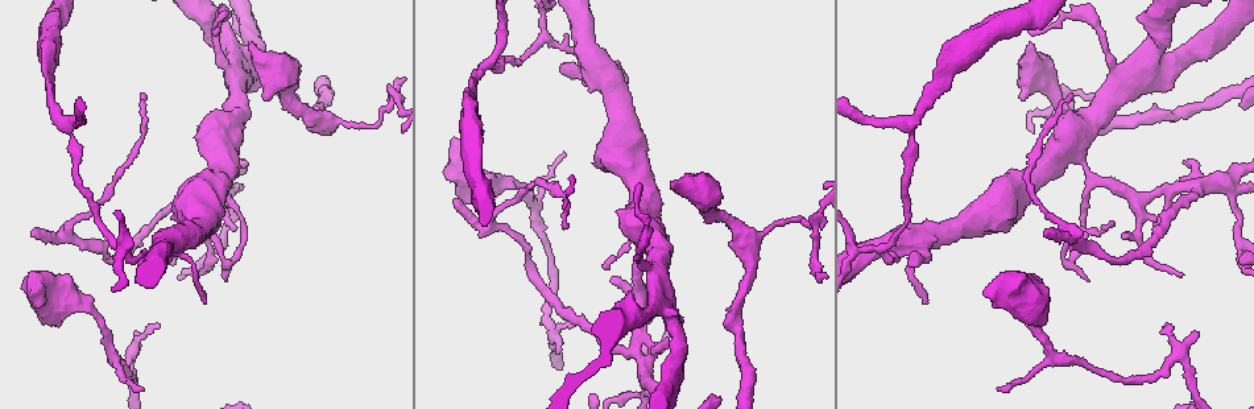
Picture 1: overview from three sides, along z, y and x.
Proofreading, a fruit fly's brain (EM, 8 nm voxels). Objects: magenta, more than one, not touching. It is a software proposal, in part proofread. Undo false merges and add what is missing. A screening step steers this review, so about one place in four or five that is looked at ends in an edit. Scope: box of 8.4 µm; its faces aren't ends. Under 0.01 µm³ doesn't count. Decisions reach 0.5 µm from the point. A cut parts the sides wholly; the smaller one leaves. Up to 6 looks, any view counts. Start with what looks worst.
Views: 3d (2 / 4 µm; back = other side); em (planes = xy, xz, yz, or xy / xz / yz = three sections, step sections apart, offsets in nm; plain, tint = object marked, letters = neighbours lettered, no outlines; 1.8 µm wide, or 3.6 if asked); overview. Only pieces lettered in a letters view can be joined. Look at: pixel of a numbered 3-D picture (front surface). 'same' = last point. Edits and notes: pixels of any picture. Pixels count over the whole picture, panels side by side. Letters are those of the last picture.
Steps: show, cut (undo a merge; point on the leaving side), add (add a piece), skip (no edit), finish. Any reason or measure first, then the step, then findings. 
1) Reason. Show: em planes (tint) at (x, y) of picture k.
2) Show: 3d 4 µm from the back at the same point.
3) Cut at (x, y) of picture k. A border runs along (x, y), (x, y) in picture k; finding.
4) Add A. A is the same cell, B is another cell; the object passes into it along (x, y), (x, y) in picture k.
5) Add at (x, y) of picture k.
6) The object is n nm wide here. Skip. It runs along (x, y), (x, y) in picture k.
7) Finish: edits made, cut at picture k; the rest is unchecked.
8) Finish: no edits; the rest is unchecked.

Branch point. Show: em planes (plain) at (551, 329) of picture 1.

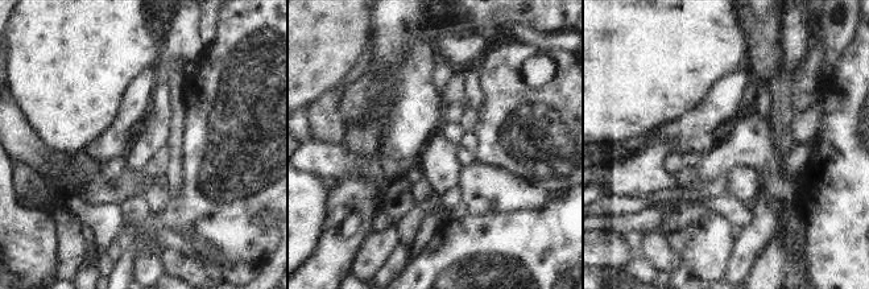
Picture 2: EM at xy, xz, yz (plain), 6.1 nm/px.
Show: em planes (letters) at the same point.

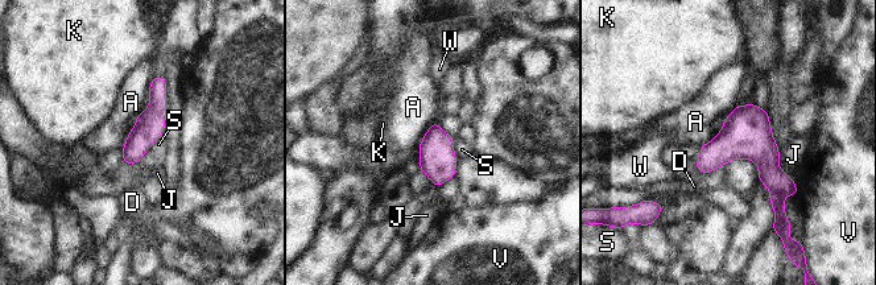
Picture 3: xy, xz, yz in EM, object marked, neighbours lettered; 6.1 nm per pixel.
Skip. A, D, J, K, S, V and W are other cells; it runs along (161, 79), (155, 116), (125, 160) in picture 3; one neuron here.

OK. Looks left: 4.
Thick end. Show: 3d 2 µm from the back at (252, 43) of picture 1.

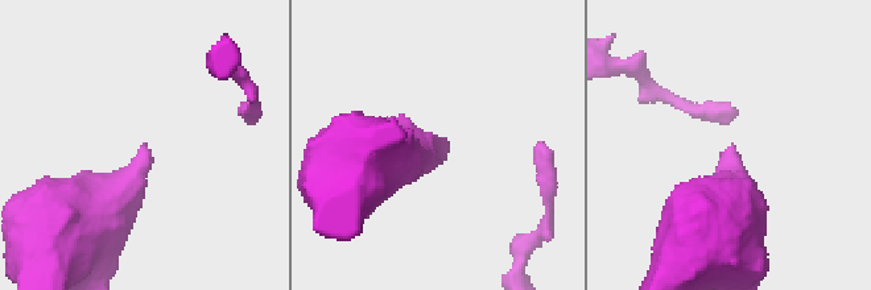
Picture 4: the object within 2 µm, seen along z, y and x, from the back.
Show: em planes (tint) at (433, 146) of picture 4.

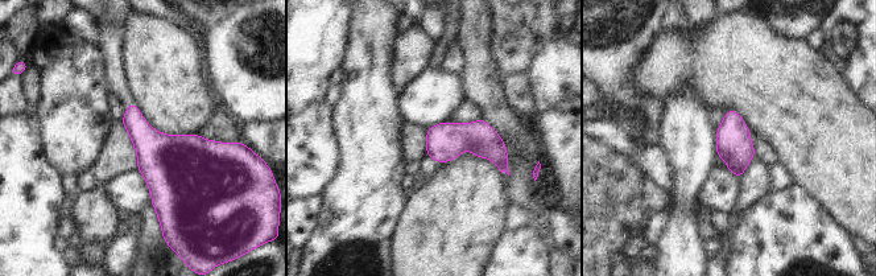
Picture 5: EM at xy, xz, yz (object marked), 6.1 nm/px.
Show: em planes (letters) at the same point.

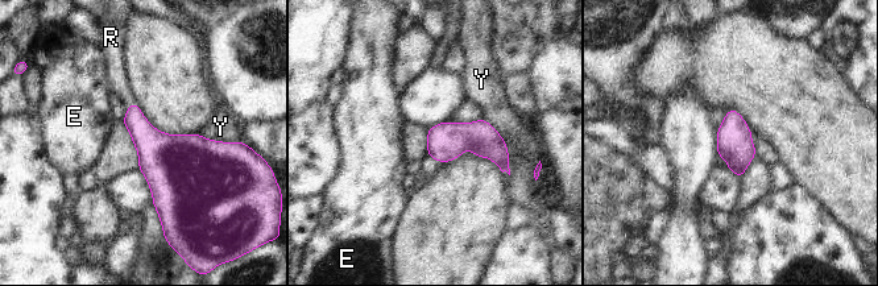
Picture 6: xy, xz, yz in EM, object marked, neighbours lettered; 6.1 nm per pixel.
The longest contact is with Y, 400 nm. Add R. R is the same cell, E and Y are other cells; the object passes into it along (148, 140), (131, 104), (114, 67) in picture 6; it goes on there.

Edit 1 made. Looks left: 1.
Finish: edits made, add at picture 6; the rest is unchecked.

